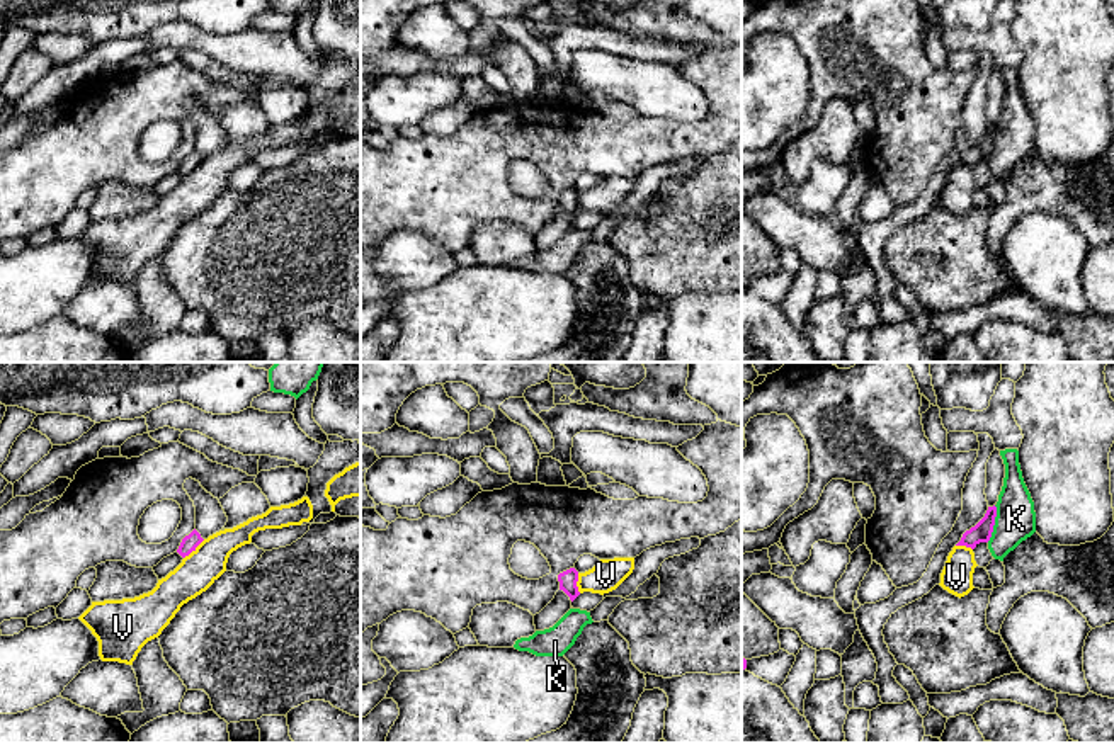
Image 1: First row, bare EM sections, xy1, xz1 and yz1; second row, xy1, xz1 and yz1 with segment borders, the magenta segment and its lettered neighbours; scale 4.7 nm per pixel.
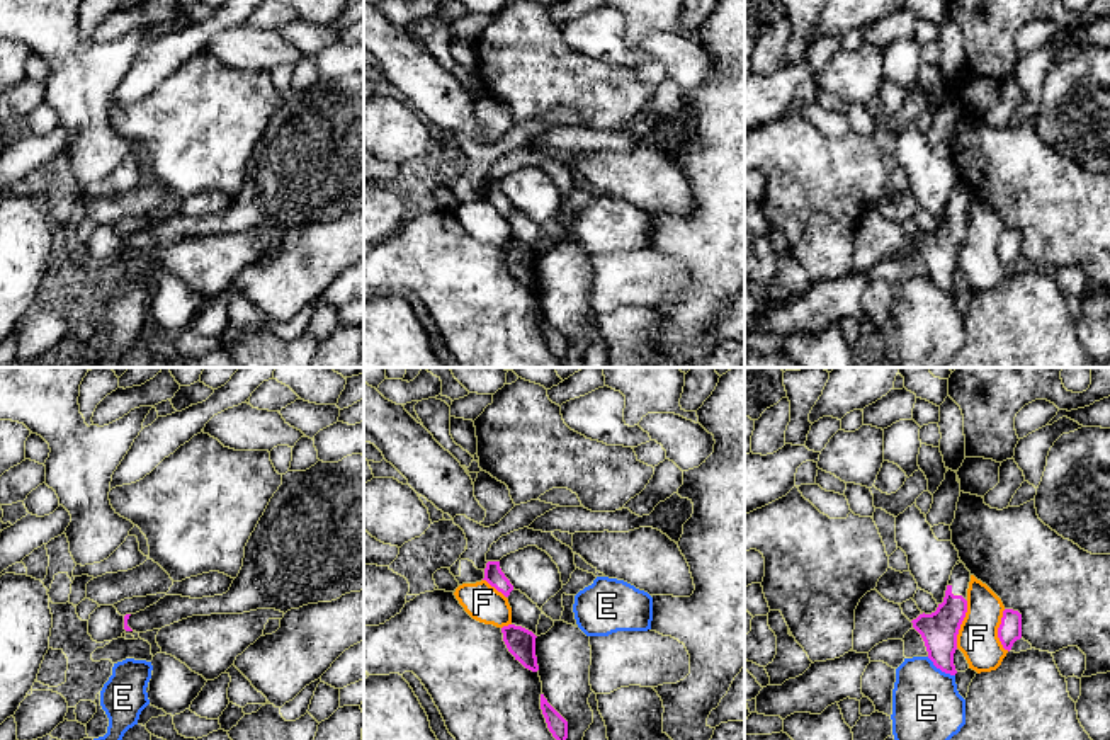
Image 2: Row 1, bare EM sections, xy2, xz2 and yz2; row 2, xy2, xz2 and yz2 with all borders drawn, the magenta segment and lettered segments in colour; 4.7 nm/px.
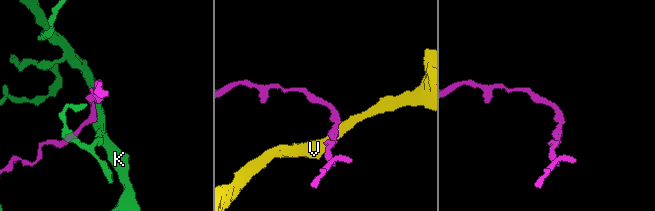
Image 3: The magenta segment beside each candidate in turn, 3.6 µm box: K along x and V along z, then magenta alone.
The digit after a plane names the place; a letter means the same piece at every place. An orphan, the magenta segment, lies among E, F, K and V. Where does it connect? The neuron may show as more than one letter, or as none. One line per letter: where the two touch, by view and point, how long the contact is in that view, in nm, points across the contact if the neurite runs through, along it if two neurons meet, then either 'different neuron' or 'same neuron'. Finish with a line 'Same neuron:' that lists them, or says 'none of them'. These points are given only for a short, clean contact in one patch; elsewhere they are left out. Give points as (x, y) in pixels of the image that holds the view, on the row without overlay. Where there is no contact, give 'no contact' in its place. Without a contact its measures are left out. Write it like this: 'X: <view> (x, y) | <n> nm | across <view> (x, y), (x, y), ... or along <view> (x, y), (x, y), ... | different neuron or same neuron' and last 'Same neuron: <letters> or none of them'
E: yz2 (940, 288) | 160 nm | along yz2 (927, 276), (937, 286), (954, 295) | different neuron
F: yz2 (961, 242) | 240 nm | different neuron
K: yz1 (994, 143) | 180 nm | different neuron
V: xy1 (194, 167) | 140 nm | along xy1 (204, 158), (184, 177) | different neuron
Same neuron: none of them

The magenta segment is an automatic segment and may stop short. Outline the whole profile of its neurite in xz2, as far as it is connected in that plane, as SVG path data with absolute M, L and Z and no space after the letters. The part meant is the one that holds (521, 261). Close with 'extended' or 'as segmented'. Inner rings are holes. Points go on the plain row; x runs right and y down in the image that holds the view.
M508 243L501 247L503 260L508 270L518 279L525 287L537 291L535 276L535 253L522 245Z; as segmented

